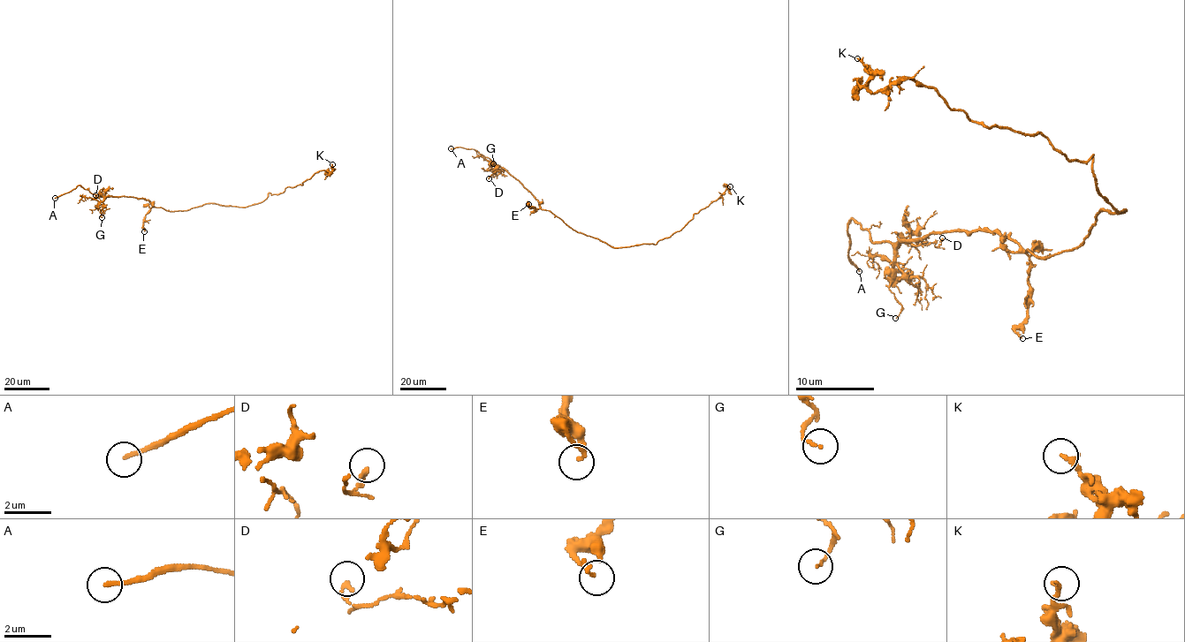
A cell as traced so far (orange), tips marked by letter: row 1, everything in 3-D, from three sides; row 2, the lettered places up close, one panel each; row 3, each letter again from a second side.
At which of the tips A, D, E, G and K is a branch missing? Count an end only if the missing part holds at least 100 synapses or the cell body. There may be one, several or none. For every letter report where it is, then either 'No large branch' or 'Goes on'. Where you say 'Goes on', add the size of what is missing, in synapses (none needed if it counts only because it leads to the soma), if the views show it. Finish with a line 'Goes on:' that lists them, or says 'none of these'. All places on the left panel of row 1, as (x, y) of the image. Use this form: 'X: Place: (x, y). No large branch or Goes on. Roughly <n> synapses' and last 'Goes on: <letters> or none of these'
A: Place: (55, 198). Goes on
D: Place: (95, 195). No large branch
E: Place: (144, 231). No large branch
G: Place: (102, 217). No large branch
K: Place: (332, 164). No large branch
Goes on: A

